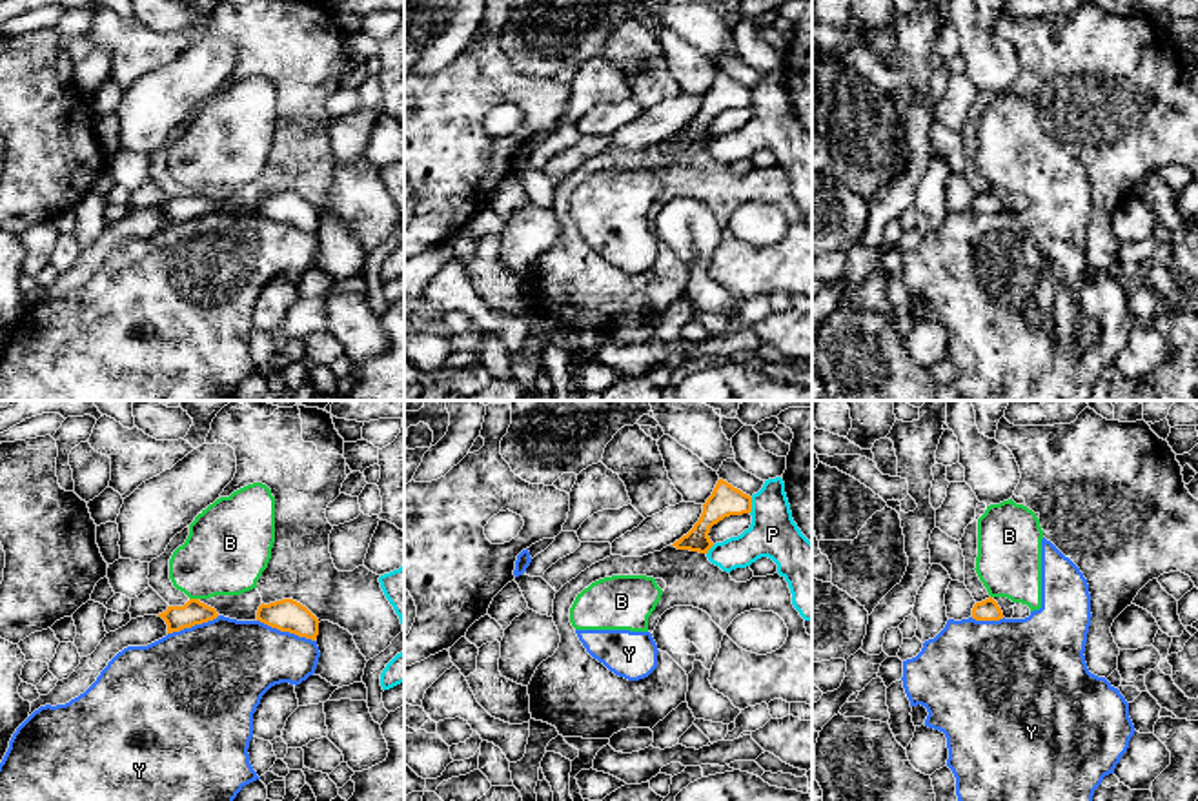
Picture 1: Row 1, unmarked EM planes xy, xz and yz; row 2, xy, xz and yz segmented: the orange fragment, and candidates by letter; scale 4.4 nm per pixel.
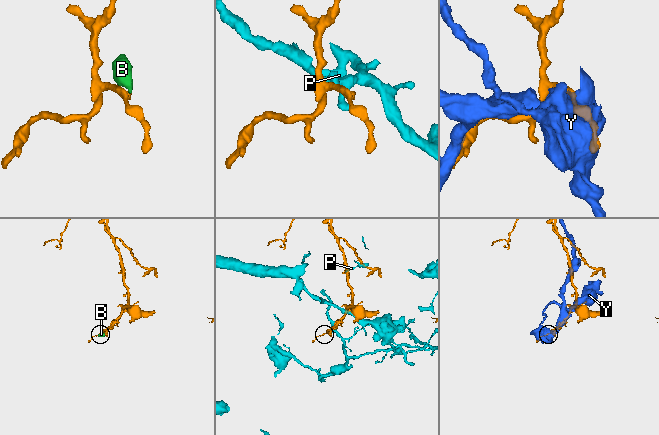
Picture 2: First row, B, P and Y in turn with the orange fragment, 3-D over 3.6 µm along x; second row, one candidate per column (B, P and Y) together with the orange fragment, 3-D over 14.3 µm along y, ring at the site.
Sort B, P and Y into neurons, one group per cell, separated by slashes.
B Y / P

